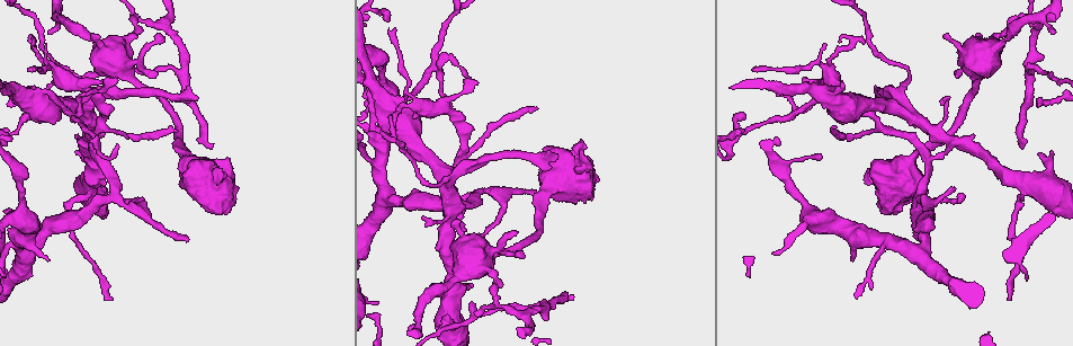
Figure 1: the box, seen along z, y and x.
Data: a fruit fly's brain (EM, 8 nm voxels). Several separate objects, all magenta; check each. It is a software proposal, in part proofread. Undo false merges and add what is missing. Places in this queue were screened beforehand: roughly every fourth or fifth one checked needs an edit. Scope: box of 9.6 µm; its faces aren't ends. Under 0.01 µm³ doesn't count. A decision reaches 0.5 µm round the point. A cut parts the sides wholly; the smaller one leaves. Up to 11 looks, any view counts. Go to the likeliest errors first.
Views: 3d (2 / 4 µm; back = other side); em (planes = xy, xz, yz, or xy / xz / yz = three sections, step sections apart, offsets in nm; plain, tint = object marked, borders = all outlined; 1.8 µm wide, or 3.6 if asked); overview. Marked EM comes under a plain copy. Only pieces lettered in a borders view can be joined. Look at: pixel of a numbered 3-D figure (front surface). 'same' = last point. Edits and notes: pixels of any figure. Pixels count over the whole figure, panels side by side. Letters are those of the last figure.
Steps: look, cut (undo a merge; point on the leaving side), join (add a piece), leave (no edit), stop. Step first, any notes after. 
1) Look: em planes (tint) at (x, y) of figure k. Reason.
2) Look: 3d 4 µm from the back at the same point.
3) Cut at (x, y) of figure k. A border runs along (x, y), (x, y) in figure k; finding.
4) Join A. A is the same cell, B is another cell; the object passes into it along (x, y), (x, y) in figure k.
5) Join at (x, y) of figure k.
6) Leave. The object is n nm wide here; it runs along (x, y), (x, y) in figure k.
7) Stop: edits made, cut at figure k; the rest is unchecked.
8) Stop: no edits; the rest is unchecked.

Look: 3d 4 µm at (479, 263) of figure 1. Thick turns thin.

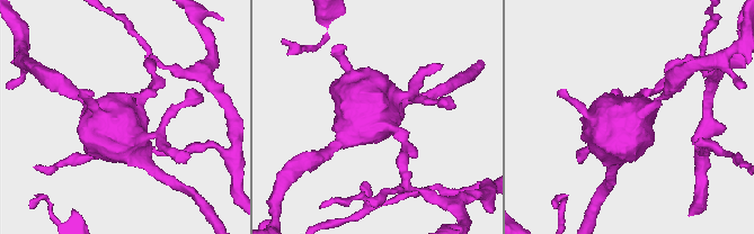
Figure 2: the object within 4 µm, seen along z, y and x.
Look: em 3.6 µm planes (borders) at (376, 120) of figure 2. Shape alone is not enough.

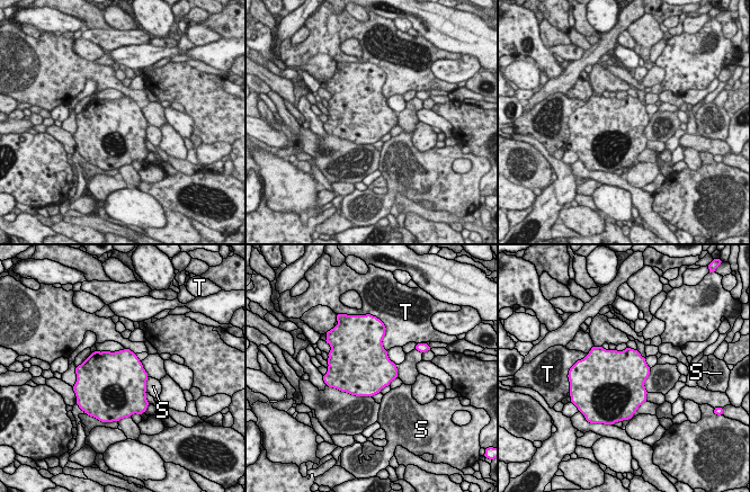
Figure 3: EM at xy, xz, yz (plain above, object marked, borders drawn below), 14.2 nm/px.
Leave. S and T are other cells; all the same neuron.

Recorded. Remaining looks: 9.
Look: 3d 2 µm at (395, 27) of figure 1. Tapers out.

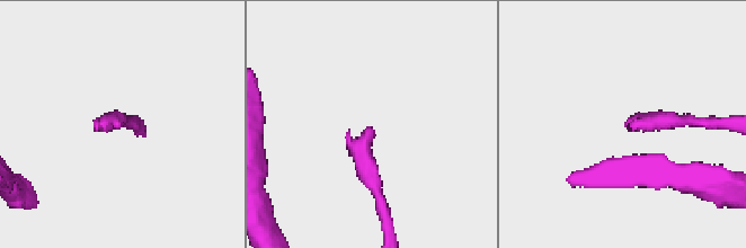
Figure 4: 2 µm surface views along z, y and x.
Look: em planes (borders) at (624, 125) of figure 4.

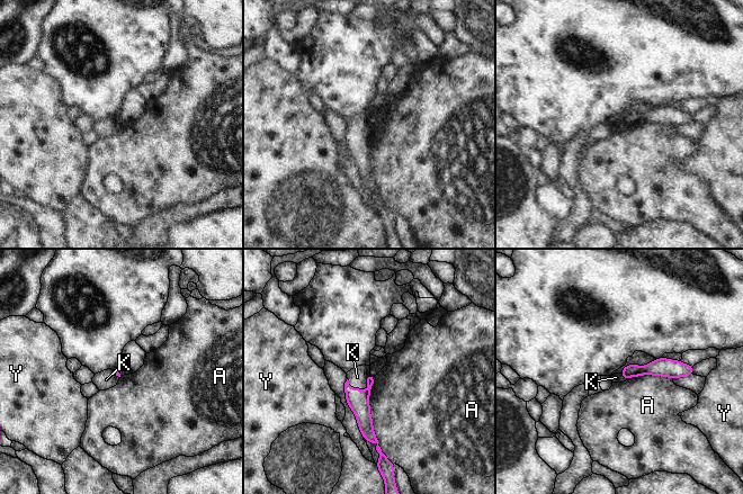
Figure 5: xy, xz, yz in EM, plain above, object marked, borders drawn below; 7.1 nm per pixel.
Join K. K is the same cell, A and Y are other cells; it goes on there.

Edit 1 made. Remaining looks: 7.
Look: overview.

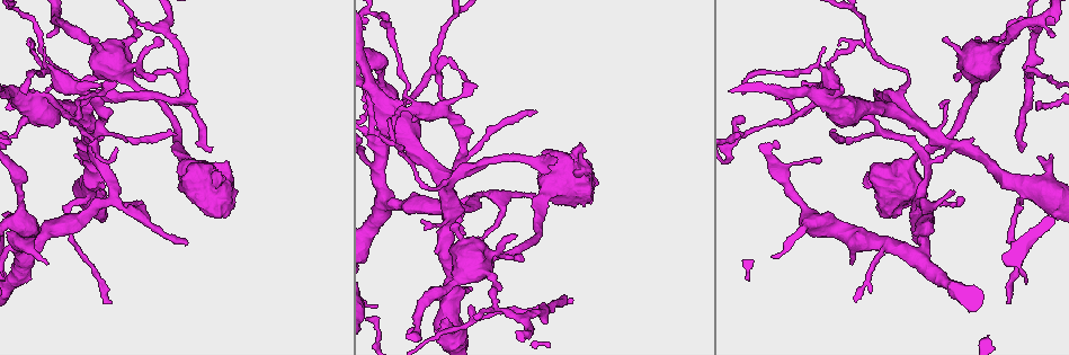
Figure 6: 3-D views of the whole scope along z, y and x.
Look: 3d 4 µm at (15, 174) of figure 6. Sudden change in width.

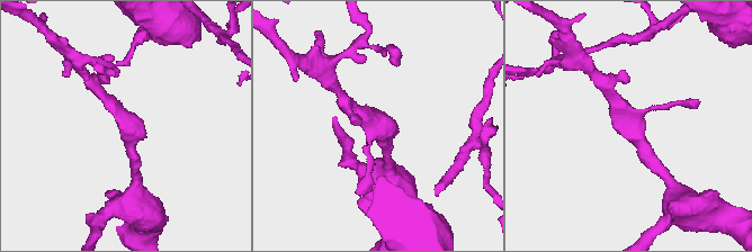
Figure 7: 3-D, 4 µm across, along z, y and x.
Look: em 3.6 µm planes (tint) at (130, 127) of figure 7.

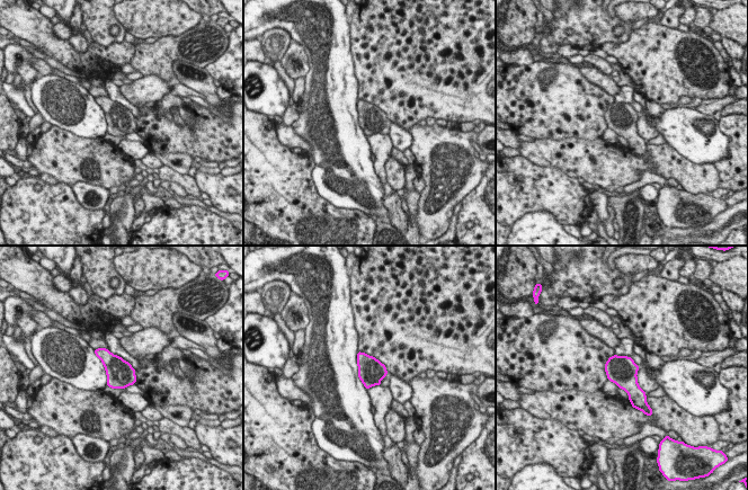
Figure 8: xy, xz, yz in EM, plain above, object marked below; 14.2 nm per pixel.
Look: em 3.6 µm planes (borders) at the same point. See the neighbours.

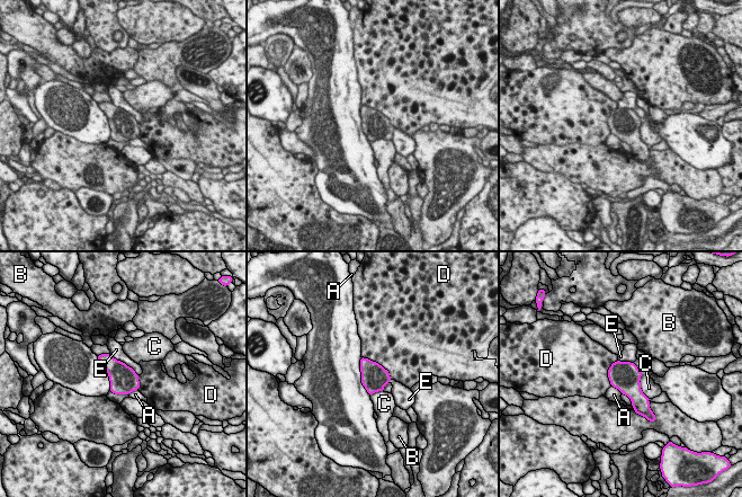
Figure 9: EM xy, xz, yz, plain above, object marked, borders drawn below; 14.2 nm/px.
Leave. The object is 380 nm wide here; A, B, C, D and E are other cells; a border runs along (110, 354), (124, 362), (137, 375) in figure 9; all the same neuron.

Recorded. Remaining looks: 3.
Look: em 3.6 µm xy step 8 (tint) at (139, 207) of figure 6. Sharp bend.

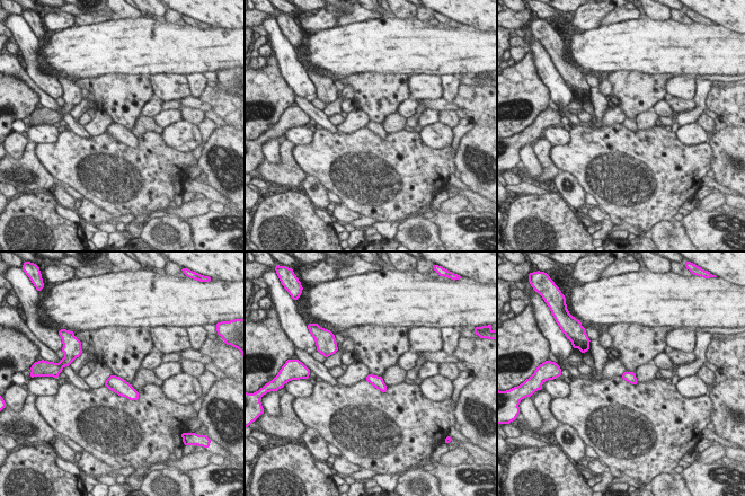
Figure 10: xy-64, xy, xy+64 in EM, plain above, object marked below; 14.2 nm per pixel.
Look: em 3.6 µm planes (borders) at the same point.

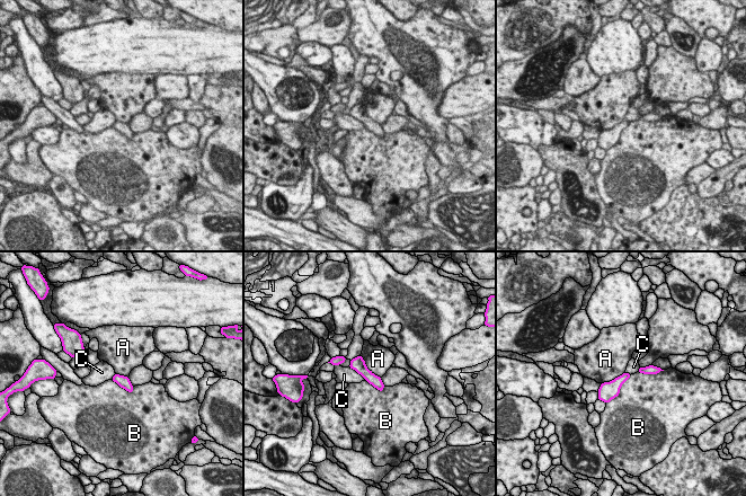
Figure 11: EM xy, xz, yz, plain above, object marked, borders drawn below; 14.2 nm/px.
Leave. The object is 160 nm wide here; A, B and C are other cells; a border runs along (360, 355), (364, 364), (380, 378) in figure 11; one neuron here.

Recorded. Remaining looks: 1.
Stop: edits made, join at figure 5; the rest is unchecked.

